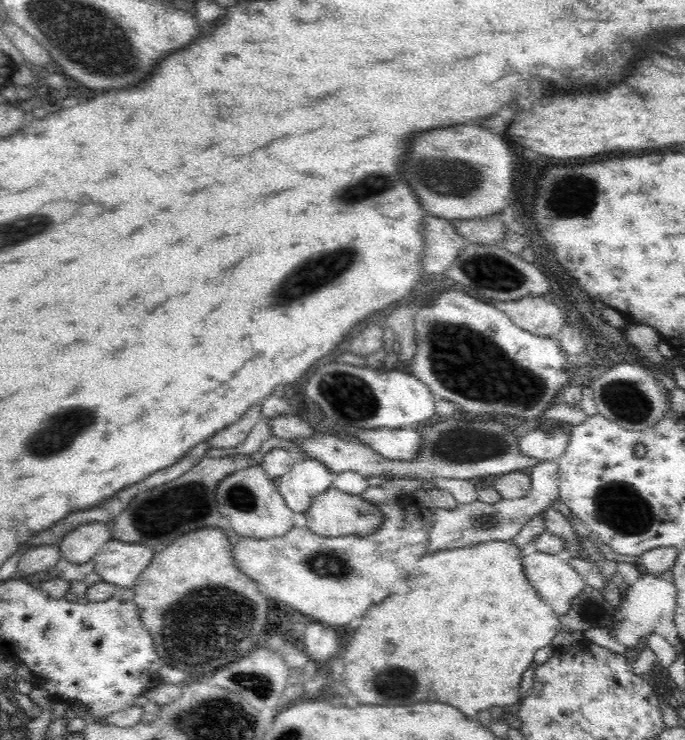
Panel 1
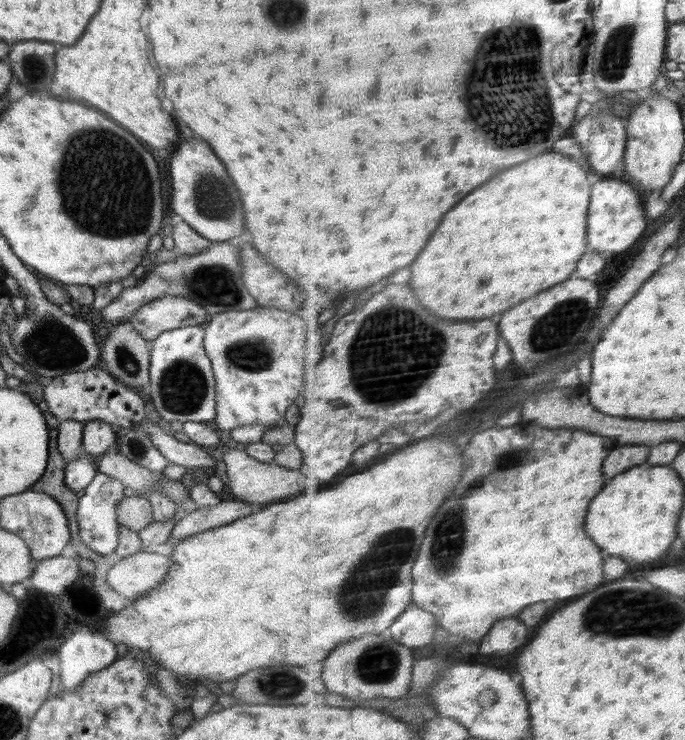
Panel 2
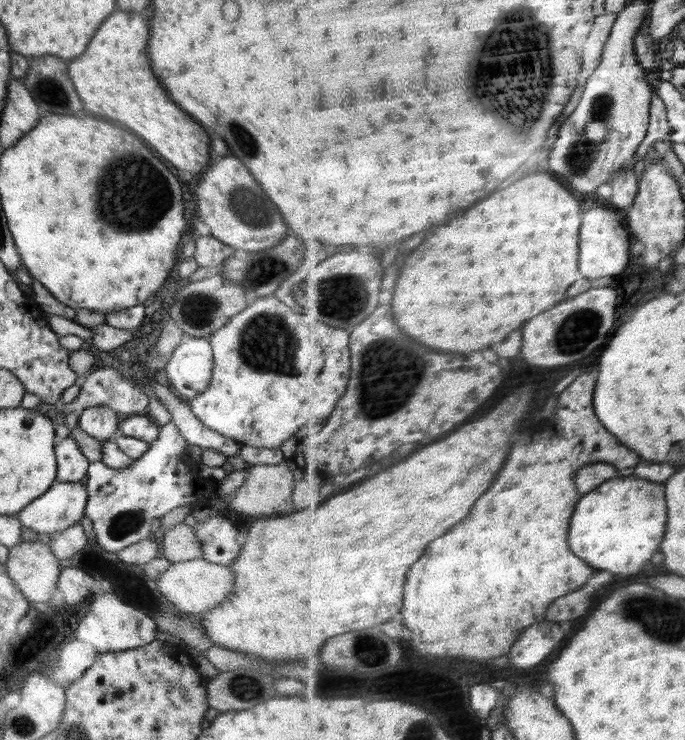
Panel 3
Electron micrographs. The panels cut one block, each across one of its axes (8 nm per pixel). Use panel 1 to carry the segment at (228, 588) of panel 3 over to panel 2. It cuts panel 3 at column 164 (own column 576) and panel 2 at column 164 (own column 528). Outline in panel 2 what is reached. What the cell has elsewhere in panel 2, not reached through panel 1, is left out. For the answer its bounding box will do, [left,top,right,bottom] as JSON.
[106,550,171,600]

